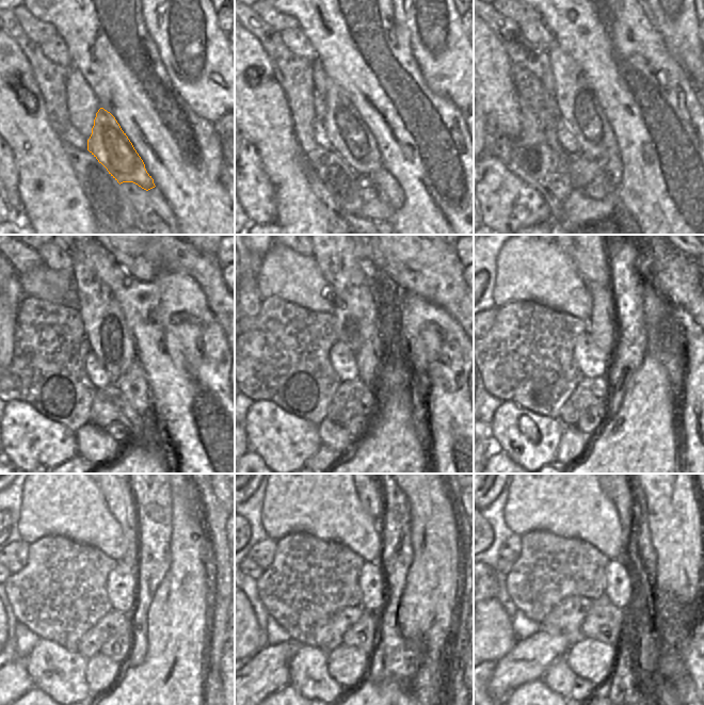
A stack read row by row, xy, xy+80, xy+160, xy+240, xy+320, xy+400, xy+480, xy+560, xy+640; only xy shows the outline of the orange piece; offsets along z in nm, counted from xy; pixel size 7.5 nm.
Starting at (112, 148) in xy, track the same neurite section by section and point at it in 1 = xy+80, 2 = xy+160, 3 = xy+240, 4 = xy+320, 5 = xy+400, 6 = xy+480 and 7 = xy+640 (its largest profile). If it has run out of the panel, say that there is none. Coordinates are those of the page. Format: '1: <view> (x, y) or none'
1: xy+80 (349, 135)
2: xy+160 (579, 109)
3: xy+240 (110, 338)
4: xy+320 (357, 310)
5: xy+400 (590, 257)
6: xy+480 (120, 496)
7: xy+640 (609, 495)

